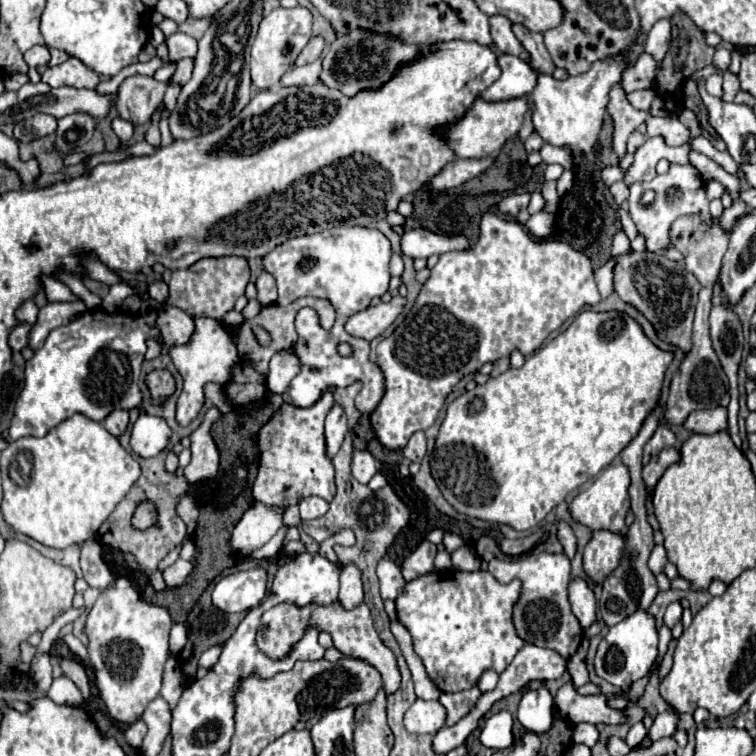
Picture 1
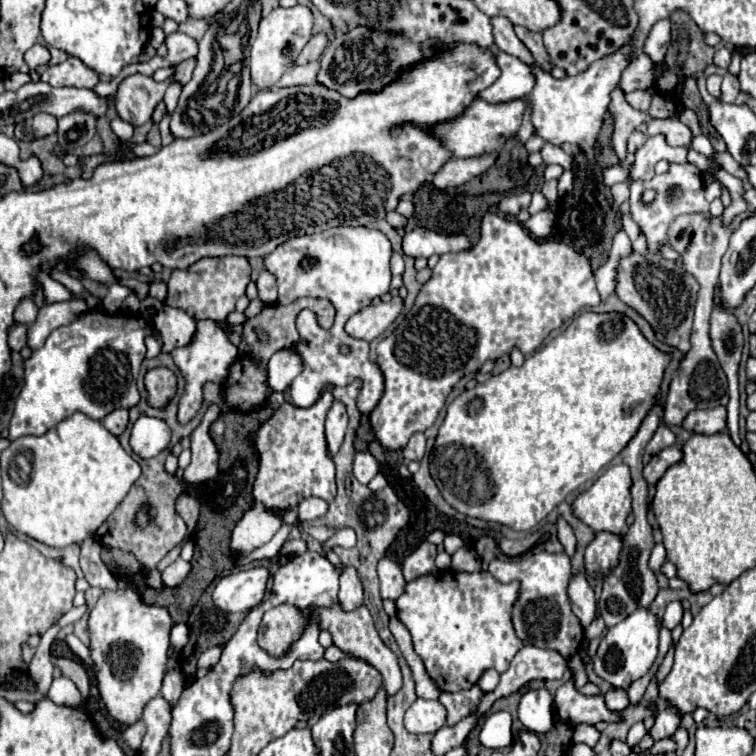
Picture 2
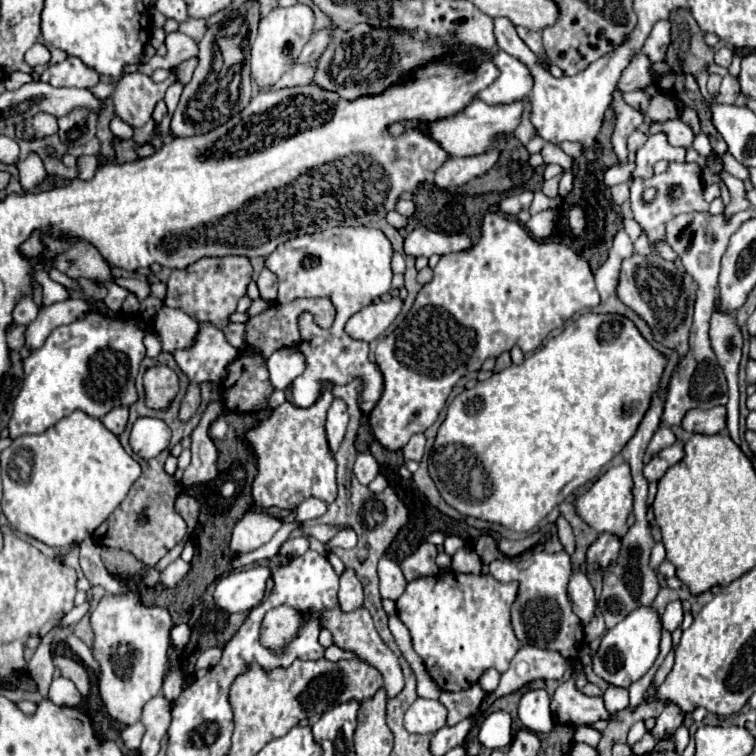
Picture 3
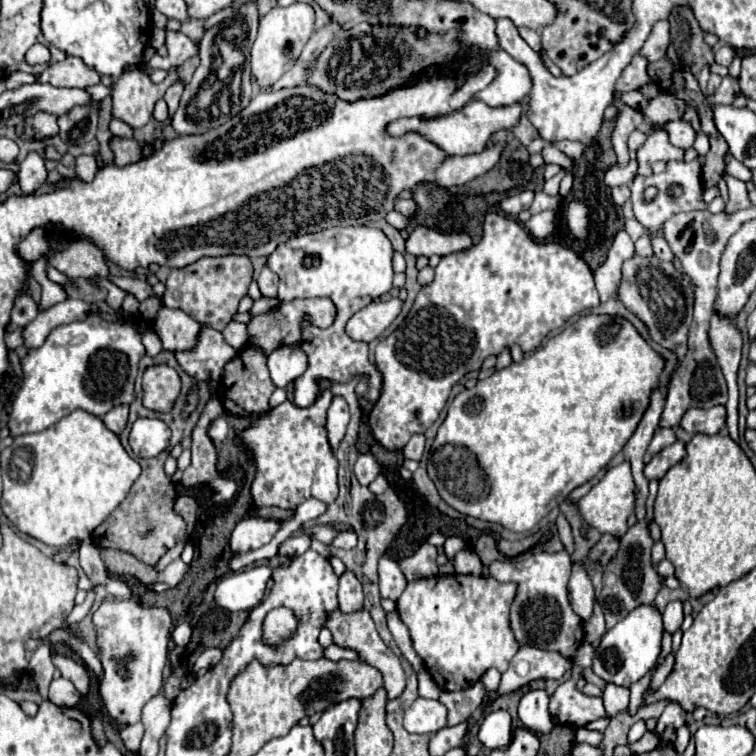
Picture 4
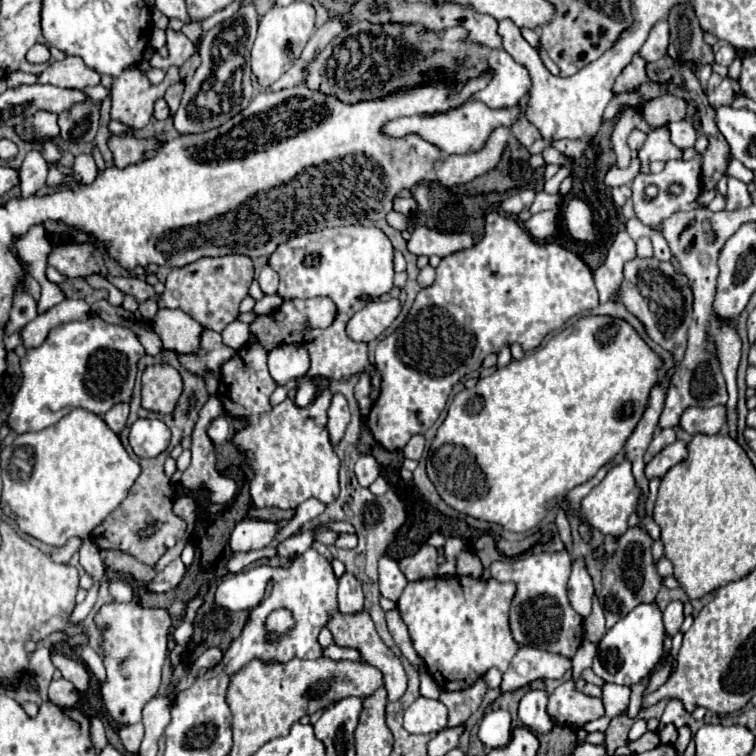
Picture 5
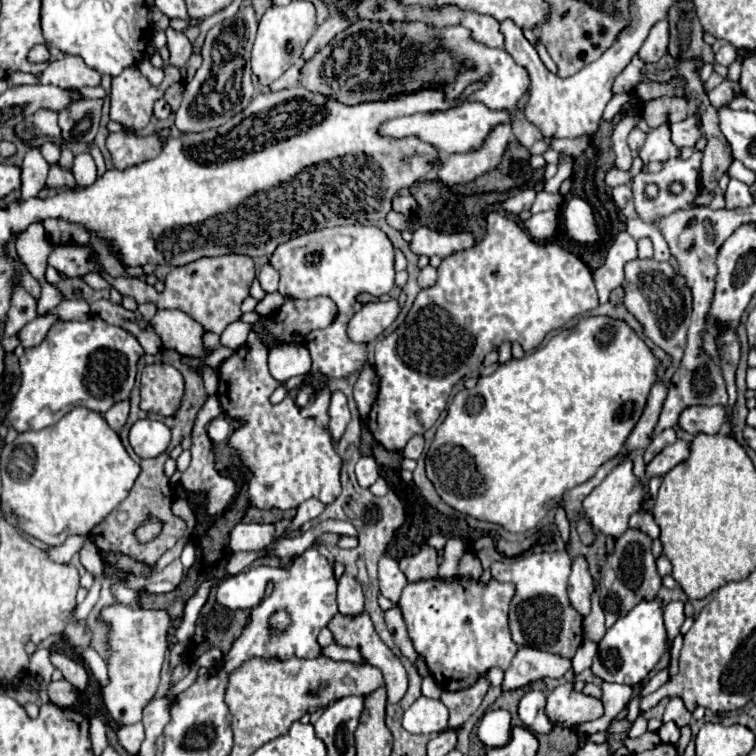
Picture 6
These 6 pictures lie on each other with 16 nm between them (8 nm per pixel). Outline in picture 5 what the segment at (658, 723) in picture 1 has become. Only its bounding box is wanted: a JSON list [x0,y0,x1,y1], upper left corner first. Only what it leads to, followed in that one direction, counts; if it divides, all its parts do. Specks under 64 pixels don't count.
[656,700,690,732]

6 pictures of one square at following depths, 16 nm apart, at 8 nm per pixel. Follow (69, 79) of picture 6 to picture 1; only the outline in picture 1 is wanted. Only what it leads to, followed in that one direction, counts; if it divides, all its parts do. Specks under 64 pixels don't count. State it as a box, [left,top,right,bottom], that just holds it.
[42,58,100,88]

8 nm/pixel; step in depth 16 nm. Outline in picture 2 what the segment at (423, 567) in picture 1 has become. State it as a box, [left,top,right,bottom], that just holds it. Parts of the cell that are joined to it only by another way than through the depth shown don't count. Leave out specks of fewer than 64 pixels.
[402,542,438,582]

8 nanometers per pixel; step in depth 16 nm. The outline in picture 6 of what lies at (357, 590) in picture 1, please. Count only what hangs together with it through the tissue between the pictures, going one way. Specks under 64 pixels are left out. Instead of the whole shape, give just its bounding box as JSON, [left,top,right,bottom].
[338,574,364,616]

